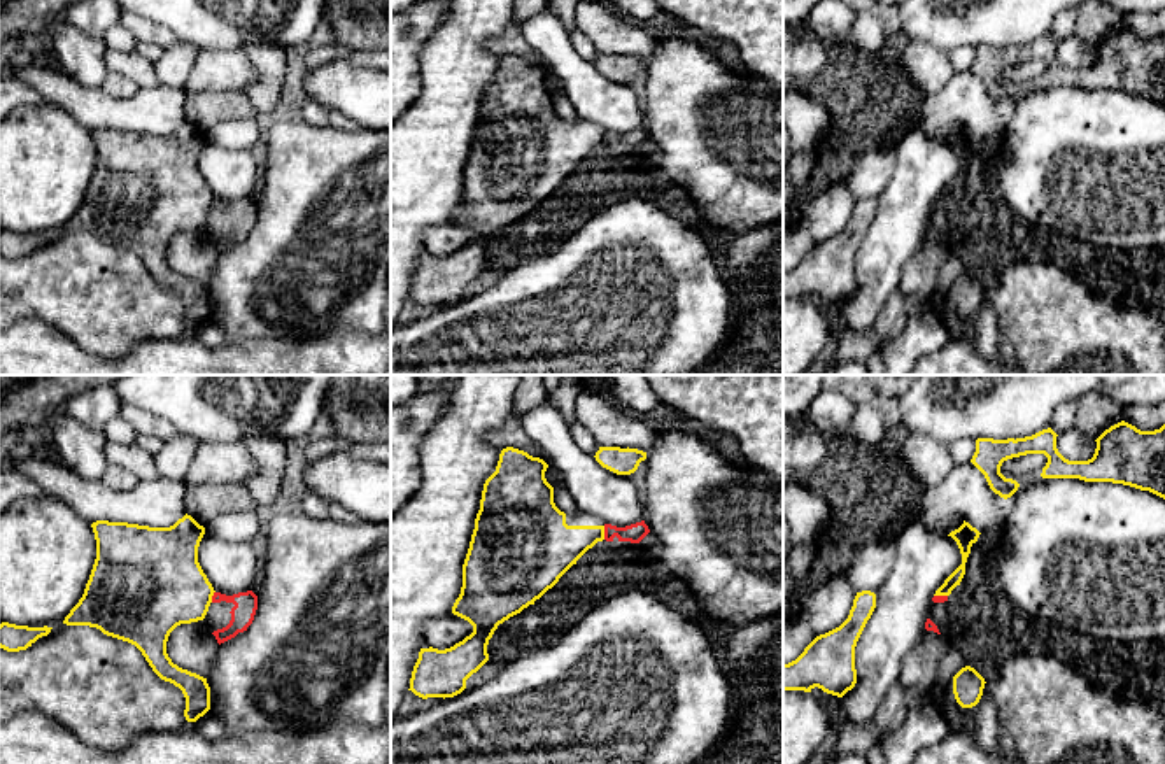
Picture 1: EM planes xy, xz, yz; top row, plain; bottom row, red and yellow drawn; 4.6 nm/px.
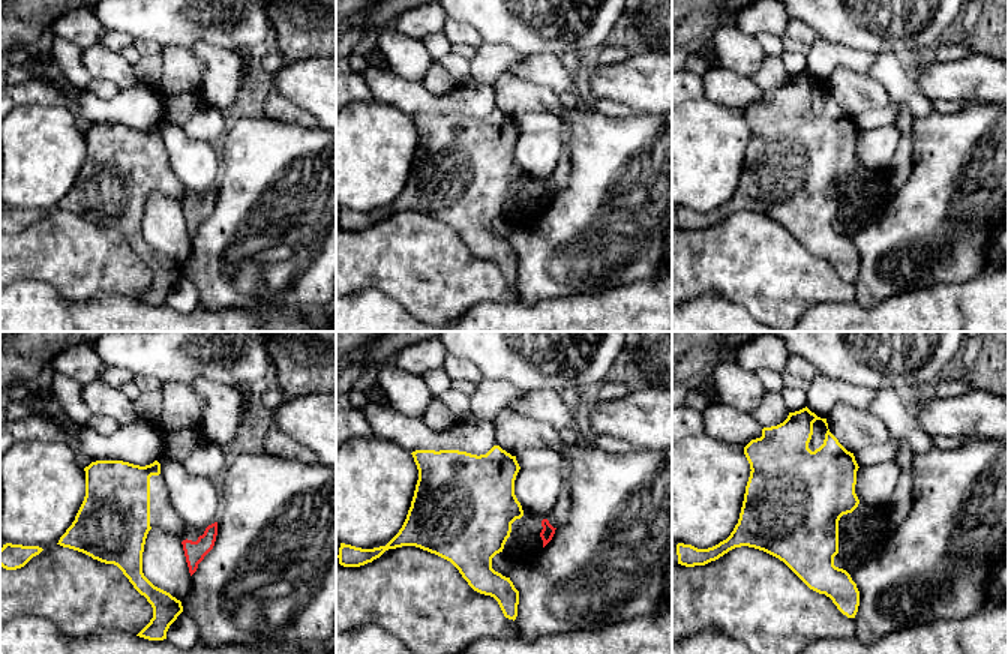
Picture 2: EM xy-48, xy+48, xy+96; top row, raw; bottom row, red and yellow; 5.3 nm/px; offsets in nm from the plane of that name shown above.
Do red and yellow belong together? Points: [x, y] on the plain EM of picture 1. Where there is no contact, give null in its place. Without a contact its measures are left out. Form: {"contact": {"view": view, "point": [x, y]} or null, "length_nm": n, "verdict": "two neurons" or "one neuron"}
{"contact": {"view": "xz", "point": [605, 141]}, "length_nm": 60, "verdict": "one neuron"}

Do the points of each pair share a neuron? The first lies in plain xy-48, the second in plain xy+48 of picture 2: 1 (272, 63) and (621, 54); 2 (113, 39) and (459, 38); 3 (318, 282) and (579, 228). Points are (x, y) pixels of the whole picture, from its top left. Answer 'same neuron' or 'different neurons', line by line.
1: same neuron
2: different neurons
3: same neuron

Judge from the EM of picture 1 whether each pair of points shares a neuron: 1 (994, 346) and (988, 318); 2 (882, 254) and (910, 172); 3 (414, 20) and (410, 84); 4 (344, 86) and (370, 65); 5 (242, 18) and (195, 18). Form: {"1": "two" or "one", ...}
{"1": "one", "2": "one", "3": "one", "4": "one", "5": "one"}

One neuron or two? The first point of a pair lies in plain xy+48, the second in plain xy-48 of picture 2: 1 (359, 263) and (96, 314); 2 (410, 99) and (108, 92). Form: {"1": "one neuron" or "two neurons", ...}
{"1": "two neurons", "2": "two neurons"}

